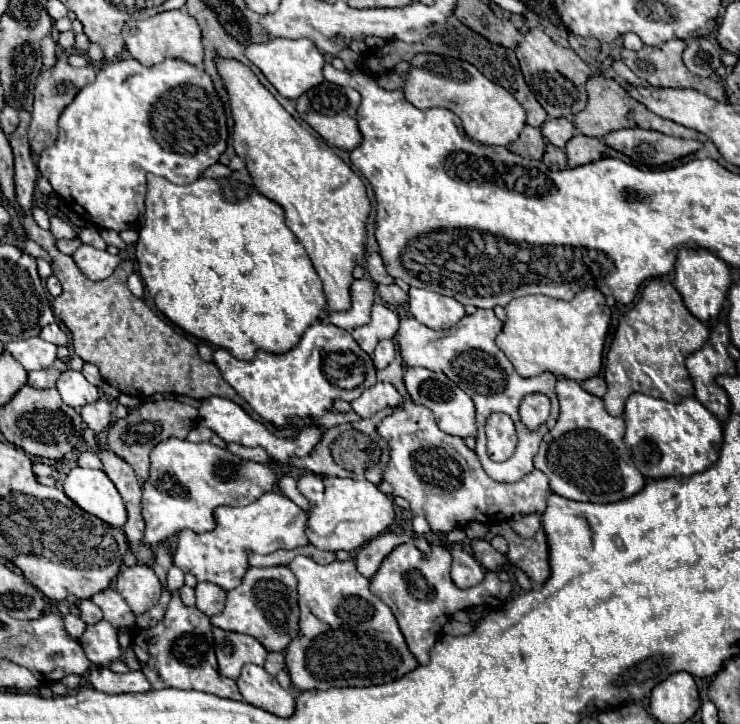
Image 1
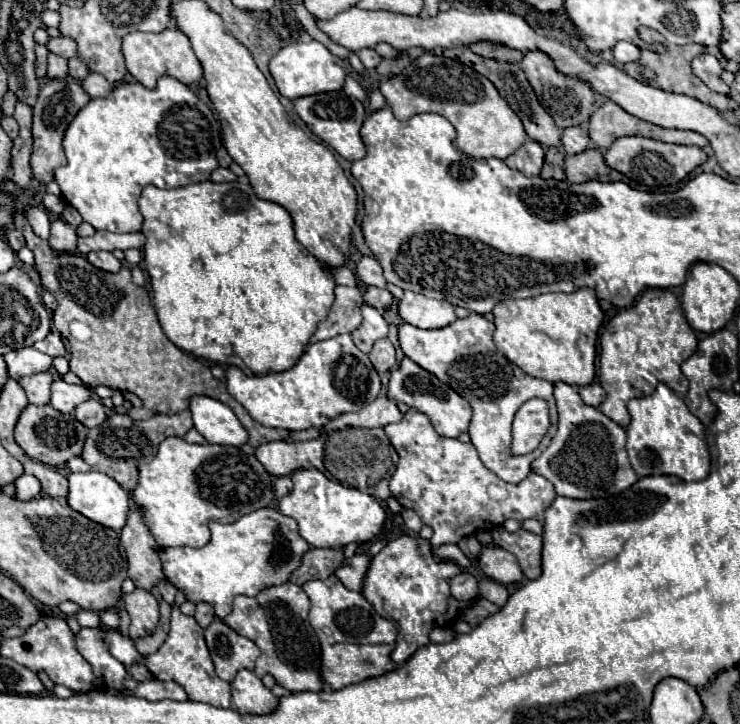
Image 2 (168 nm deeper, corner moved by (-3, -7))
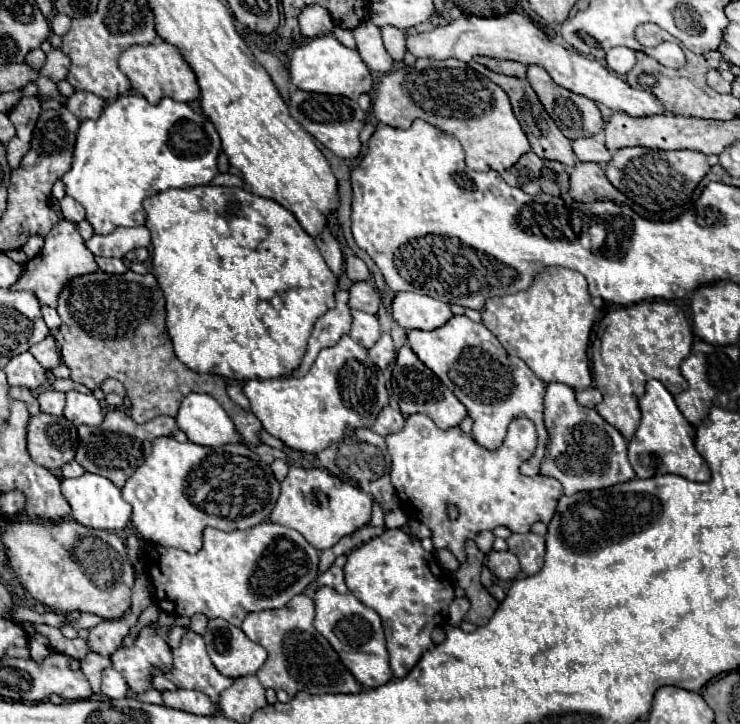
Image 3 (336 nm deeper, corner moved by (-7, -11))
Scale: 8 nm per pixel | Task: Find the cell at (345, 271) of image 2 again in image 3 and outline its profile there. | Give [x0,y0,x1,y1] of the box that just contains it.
[315,227,344,277]

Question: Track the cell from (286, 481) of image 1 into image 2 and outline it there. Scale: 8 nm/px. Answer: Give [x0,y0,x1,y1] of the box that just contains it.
[273,477,293,499]

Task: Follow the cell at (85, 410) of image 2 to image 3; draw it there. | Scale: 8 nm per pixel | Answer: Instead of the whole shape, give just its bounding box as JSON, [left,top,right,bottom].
[65,391,103,425]

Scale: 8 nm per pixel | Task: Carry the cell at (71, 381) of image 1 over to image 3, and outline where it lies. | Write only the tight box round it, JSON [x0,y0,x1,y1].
[39,391,65,415]

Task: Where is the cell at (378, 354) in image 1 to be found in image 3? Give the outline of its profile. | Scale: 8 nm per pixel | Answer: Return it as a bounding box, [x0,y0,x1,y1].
[369,333,395,369]

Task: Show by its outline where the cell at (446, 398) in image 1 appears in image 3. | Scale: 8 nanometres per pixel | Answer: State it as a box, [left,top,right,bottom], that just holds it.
[393,347,467,431]

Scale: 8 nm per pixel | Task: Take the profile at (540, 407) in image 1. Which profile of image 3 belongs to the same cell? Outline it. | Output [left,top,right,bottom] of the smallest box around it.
[387,415,563,561]

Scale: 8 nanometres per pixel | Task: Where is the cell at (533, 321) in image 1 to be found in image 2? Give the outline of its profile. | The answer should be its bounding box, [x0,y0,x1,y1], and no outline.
[493,287,603,385]

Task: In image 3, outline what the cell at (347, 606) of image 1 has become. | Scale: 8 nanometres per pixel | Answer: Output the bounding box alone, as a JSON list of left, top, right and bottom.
[313,587,393,689]

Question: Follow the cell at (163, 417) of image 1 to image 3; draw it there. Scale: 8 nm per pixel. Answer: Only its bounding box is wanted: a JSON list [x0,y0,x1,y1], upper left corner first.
[75,409,179,489]

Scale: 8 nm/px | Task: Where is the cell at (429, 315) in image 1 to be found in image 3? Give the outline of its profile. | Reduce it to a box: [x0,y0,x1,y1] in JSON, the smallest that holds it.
[391,293,453,331]

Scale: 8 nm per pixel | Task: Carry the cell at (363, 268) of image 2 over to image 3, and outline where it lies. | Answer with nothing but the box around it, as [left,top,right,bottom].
[345,257,373,283]

